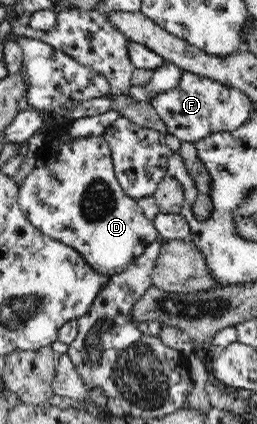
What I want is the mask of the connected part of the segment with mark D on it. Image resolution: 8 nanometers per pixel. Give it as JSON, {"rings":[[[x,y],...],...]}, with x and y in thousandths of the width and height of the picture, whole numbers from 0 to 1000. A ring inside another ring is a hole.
{"rings":[[[401,318],[350,321],[339,325],[276,328],[253,340],[191,337],[191,342],[148,342],[136,344],[113,387],[101,396],[101,413],[86,432],[78,432],[70,479],[82,483],[89,505],[101,517],[113,519],[132,535],[144,535],[171,554],[230,568],[233,573],[253,573],[261,580],[292,587],[327,608],[327,616],[342,627],[350,627],[381,646],[424,651],[479,642],[506,623],[518,623],[545,601],[560,597],[560,590],[584,573],[626,566],[615,542],[599,535],[595,521],[576,517],[553,491],[533,481],[533,472],[482,455],[475,439],[459,432],[447,415],[447,396],[440,394],[440,377],[432,370],[428,349],[412,325]]]}

